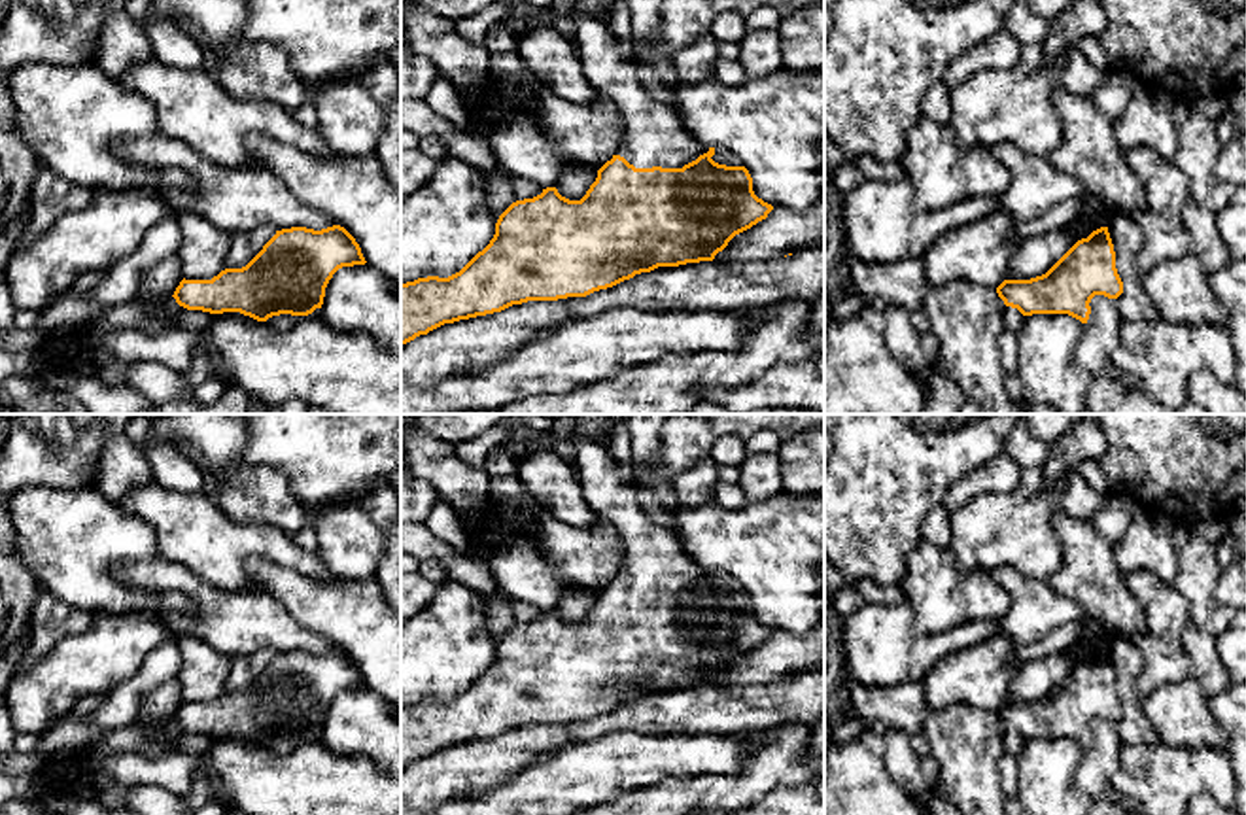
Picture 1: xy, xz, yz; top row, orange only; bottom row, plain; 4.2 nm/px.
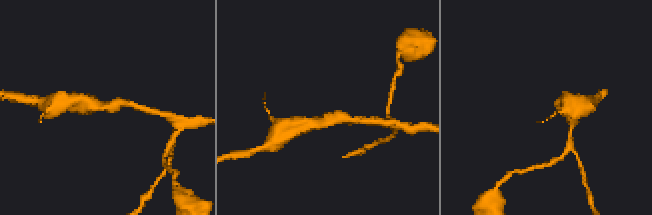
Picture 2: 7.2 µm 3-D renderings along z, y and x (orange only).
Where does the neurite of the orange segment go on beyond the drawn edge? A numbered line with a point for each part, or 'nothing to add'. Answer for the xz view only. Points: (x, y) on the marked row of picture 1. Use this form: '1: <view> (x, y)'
1: xz (655, 135)

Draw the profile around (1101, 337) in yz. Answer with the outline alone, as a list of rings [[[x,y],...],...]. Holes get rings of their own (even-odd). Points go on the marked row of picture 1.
[[[1095,295],[1089,306],[1091,314],[1083,337],[1076,346],[1080,367],[1089,371],[1093,376],[1110,373],[1134,384],[1131,374],[1125,374],[1112,365],[1112,355],[1119,346],[1119,327],[1123,323],[1123,318],[1117,314],[1116,299]]]

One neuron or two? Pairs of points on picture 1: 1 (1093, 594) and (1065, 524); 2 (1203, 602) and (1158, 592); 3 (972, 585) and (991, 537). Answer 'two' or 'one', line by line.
1: one
2: two
3: two

